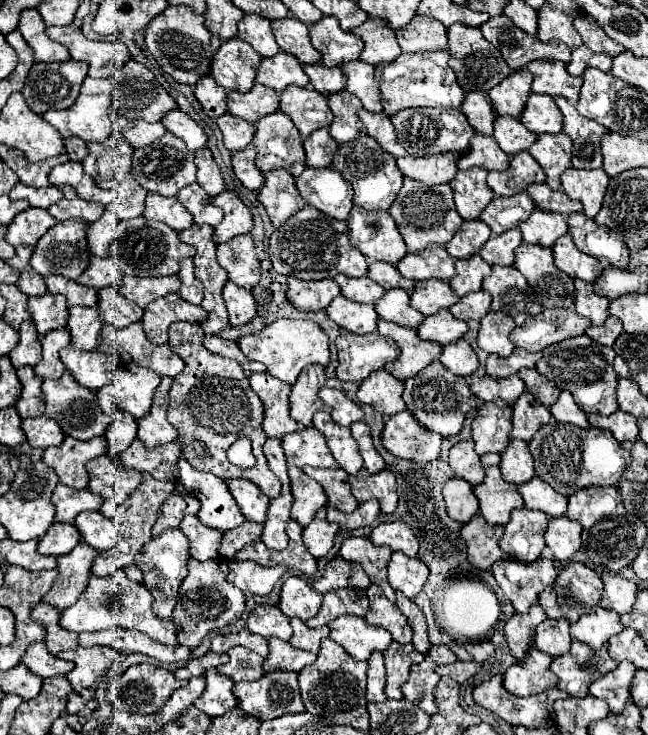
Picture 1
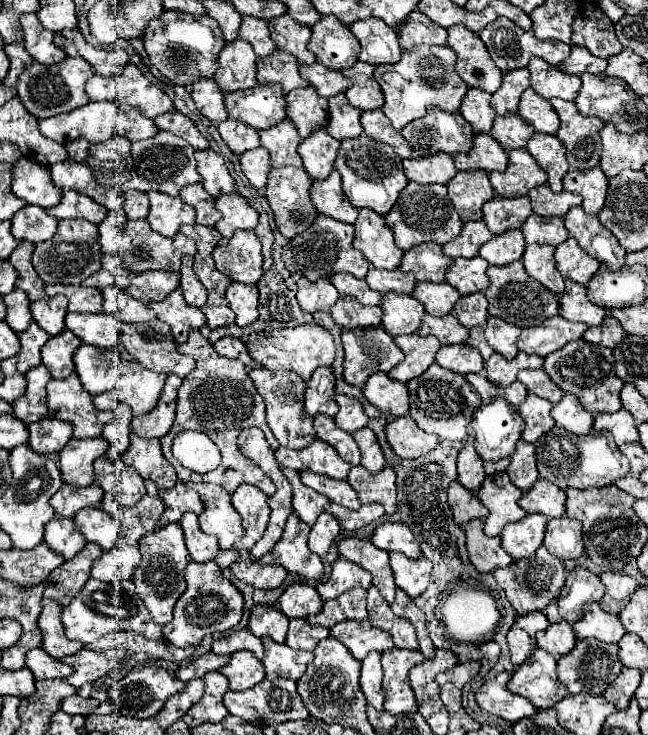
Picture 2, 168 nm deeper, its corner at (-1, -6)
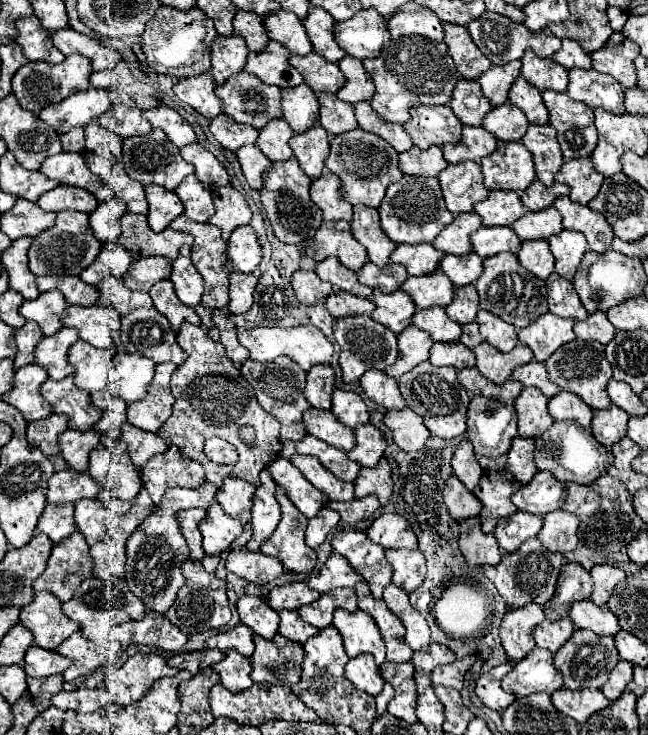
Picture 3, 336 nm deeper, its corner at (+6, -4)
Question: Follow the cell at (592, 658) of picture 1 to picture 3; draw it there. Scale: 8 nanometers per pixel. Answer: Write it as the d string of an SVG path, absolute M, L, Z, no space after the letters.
M578 629L566 641L566 645L554 655L554 665L564 677L564 687L568 689L600 689L608 681L608 673L618 663L618 651L612 637L598 637L588 629Z

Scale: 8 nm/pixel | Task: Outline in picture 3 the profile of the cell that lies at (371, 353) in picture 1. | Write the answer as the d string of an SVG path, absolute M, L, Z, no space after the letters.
M370 315L336 319L332 329L334 329L334 339L340 345L340 367L342 367L342 381L344 383L358 381L368 369L382 369L384 371L398 357L396 335L392 331L384 329L384 325L372 321Z

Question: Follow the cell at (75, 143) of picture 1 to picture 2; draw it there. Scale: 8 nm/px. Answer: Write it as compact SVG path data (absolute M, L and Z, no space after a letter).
M83 137L67 143L65 147L67 147L67 153L69 153L69 159L73 159L73 161L83 163L87 159L87 155L89 155L89 141L83 139Z

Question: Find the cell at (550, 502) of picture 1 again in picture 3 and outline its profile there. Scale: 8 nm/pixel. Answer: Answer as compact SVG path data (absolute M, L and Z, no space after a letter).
M538 471L530 483L522 485L512 495L512 503L520 511L528 511L540 517L562 509L564 499L566 499L566 485L560 483L548 471Z

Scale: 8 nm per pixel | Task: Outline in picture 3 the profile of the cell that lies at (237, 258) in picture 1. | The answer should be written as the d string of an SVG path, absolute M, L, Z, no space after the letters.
M250 225L238 227L232 233L232 237L228 239L226 255L232 261L234 269L240 273L252 273L258 267L262 253L260 253L260 243L256 239L256 233Z

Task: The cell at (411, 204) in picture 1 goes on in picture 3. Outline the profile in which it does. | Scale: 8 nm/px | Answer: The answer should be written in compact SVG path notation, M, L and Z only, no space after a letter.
M404 175L398 183L392 183L386 191L382 205L378 207L382 229L394 243L432 243L438 233L454 221L454 215L446 209L438 179Z

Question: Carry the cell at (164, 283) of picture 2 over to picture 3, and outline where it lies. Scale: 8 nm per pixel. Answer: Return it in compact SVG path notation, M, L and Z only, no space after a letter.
M144 257L130 265L128 273L122 277L132 291L150 291L150 287L172 273L172 261L166 257Z

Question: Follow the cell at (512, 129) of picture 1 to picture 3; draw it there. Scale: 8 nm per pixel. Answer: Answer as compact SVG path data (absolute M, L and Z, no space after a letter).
M504 103L500 107L492 107L490 113L484 117L482 127L486 131L490 131L496 139L500 139L502 143L508 141L520 141L520 137L526 133L528 129L528 119L524 117L524 113L512 105L512 103Z

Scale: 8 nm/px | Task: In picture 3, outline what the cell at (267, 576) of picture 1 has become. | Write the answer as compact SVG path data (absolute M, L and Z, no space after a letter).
M246 549L230 551L226 559L226 569L256 585L266 585L284 573L284 567L276 557L264 553L250 553Z

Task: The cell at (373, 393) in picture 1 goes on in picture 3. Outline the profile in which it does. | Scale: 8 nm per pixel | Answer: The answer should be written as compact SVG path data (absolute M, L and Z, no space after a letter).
M378 369L366 371L360 379L360 387L364 389L370 401L382 405L384 409L400 411L406 407L402 393L398 389L398 381L388 377L384 371L378 371Z

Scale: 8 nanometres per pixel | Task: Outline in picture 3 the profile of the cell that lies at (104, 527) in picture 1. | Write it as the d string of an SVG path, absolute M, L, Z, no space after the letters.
M80 499L76 505L76 525L78 531L86 537L88 545L94 545L96 541L100 541L104 537L104 515L106 515L106 507L98 501L98 499Z

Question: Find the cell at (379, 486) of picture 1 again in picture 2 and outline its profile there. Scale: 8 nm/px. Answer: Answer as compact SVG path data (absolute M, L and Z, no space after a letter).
M357 465L349 471L347 481L359 493L361 503L381 503L387 515L393 515L397 509L397 489L395 489L395 471L383 467L379 473L369 473L365 467Z

